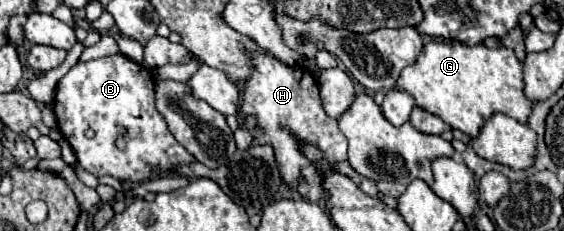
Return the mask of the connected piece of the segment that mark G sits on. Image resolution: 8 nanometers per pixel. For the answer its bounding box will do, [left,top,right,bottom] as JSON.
[397,41,535,139]

